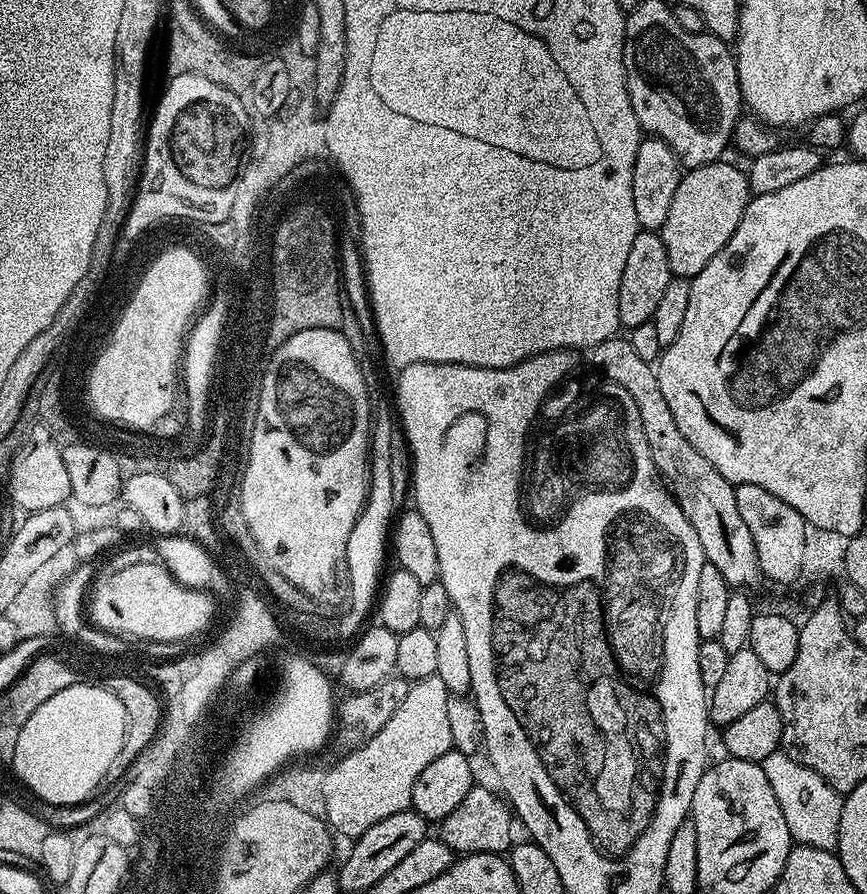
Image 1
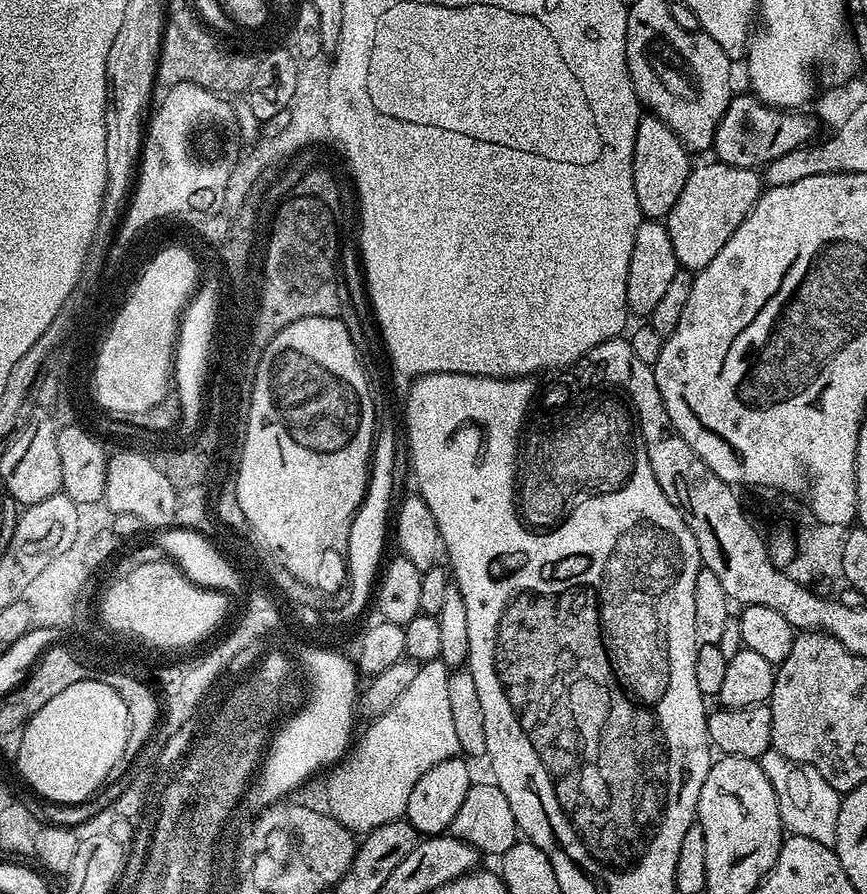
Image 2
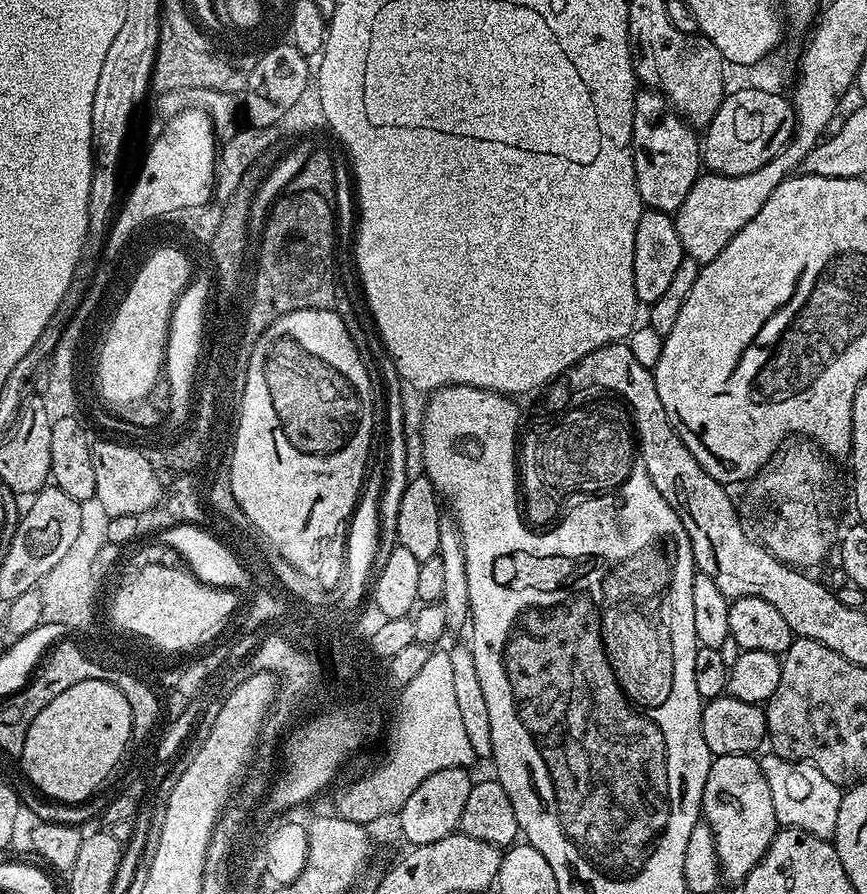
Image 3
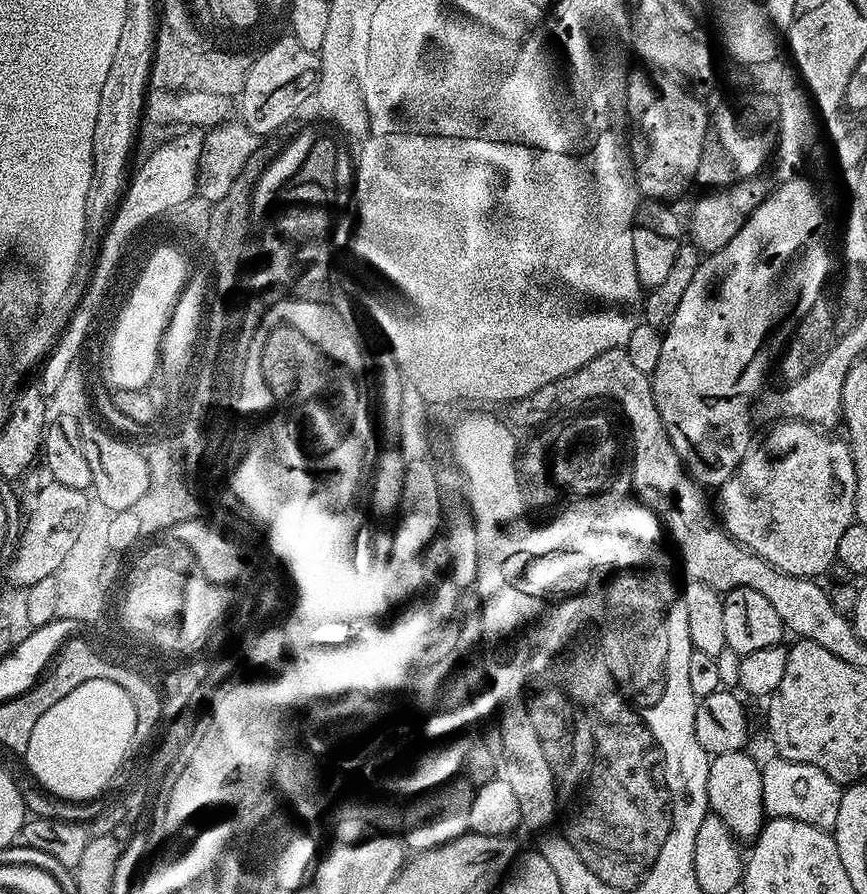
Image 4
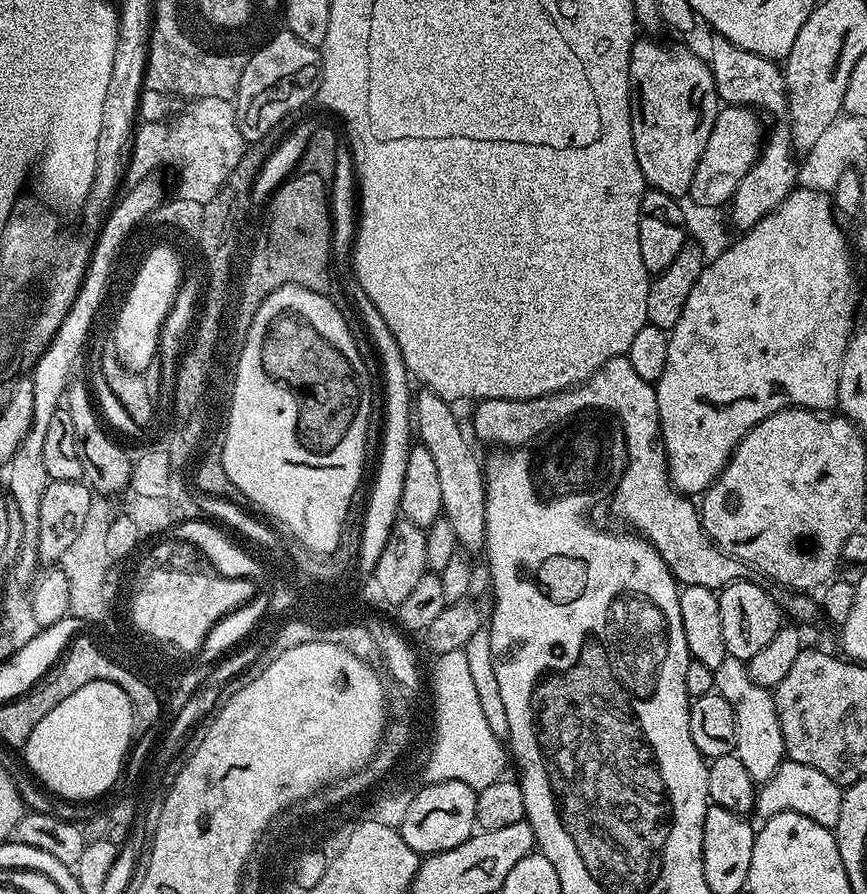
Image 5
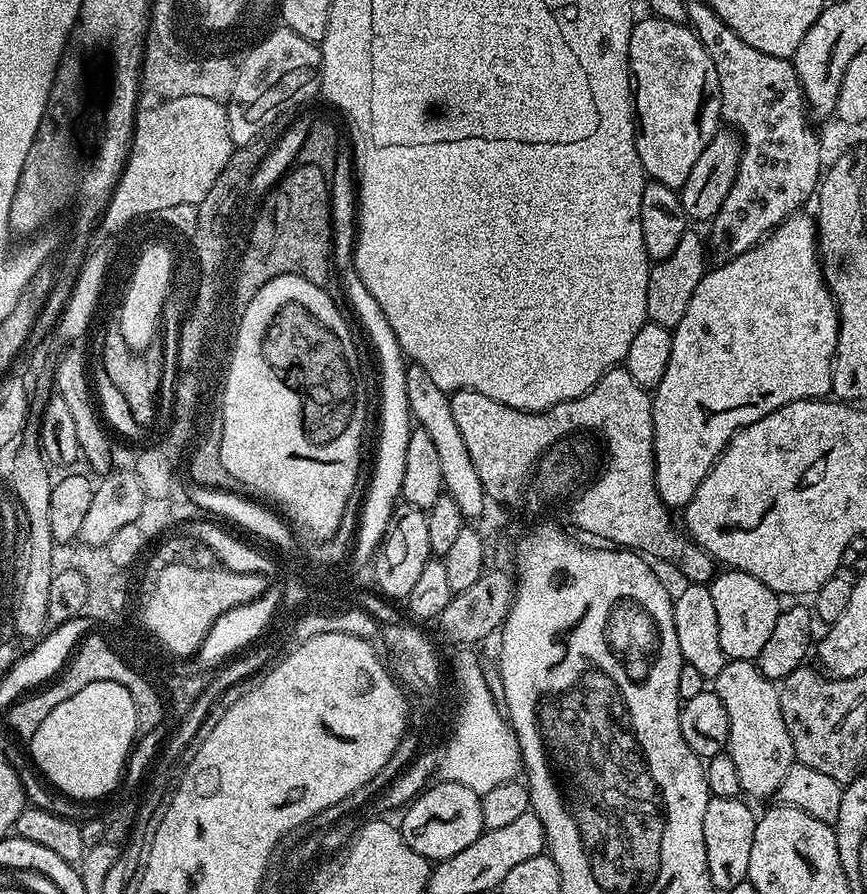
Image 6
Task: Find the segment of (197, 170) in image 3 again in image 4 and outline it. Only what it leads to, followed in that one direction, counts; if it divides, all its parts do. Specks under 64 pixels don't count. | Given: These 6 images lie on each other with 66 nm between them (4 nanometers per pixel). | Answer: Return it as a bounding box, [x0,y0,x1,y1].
[108,130,202,240]

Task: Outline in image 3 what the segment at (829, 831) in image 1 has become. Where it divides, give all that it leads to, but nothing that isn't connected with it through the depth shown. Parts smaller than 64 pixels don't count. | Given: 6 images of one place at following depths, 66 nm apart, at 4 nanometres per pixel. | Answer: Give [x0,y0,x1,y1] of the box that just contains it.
[759,754,841,840]

